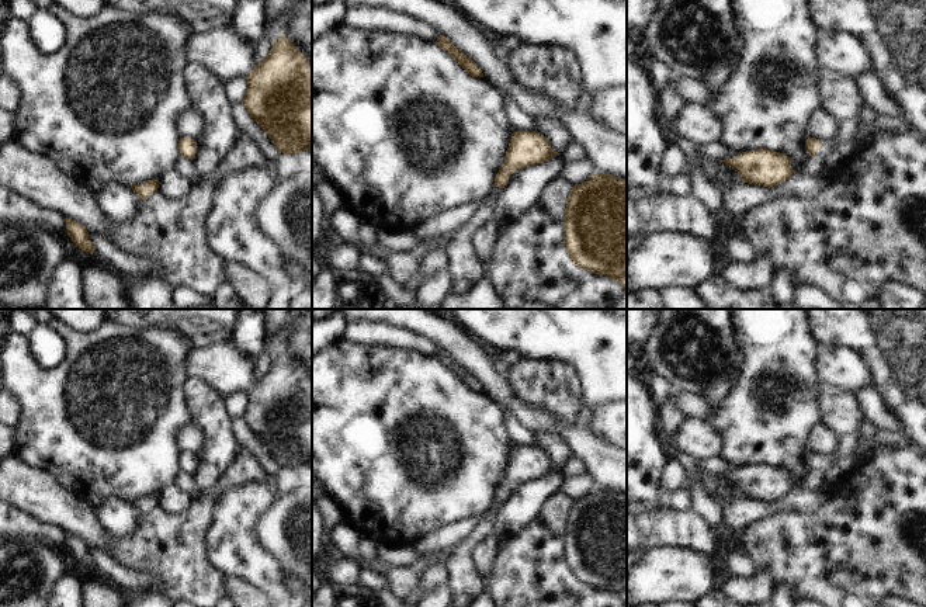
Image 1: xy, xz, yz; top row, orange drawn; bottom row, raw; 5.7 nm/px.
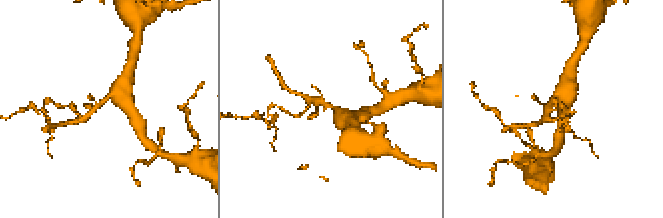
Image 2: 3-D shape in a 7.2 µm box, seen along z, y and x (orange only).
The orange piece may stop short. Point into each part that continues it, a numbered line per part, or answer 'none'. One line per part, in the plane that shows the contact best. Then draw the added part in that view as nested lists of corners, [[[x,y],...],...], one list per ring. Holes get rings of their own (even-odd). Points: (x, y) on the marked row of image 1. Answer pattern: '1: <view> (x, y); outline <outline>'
1: yz (826, 149); outline [[[821,141],[822,146],[816,152],[816,155],[821,155],[823,157],[829,157],[833,152],[832,142],[830,141]]]

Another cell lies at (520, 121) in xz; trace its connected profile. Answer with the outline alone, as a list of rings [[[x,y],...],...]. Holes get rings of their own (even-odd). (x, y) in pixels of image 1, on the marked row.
[[[502,93],[503,101],[504,101],[504,115],[509,121],[509,124],[516,129],[516,131],[531,131],[537,132],[538,129],[533,121],[533,118],[523,112],[519,105],[507,97],[507,94]]]

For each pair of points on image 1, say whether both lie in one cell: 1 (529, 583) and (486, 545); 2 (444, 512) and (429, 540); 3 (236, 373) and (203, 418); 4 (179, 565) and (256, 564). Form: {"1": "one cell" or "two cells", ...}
{"1": "two cells", "2": "two cells", "3": "two cells", "4": "two cells"}

